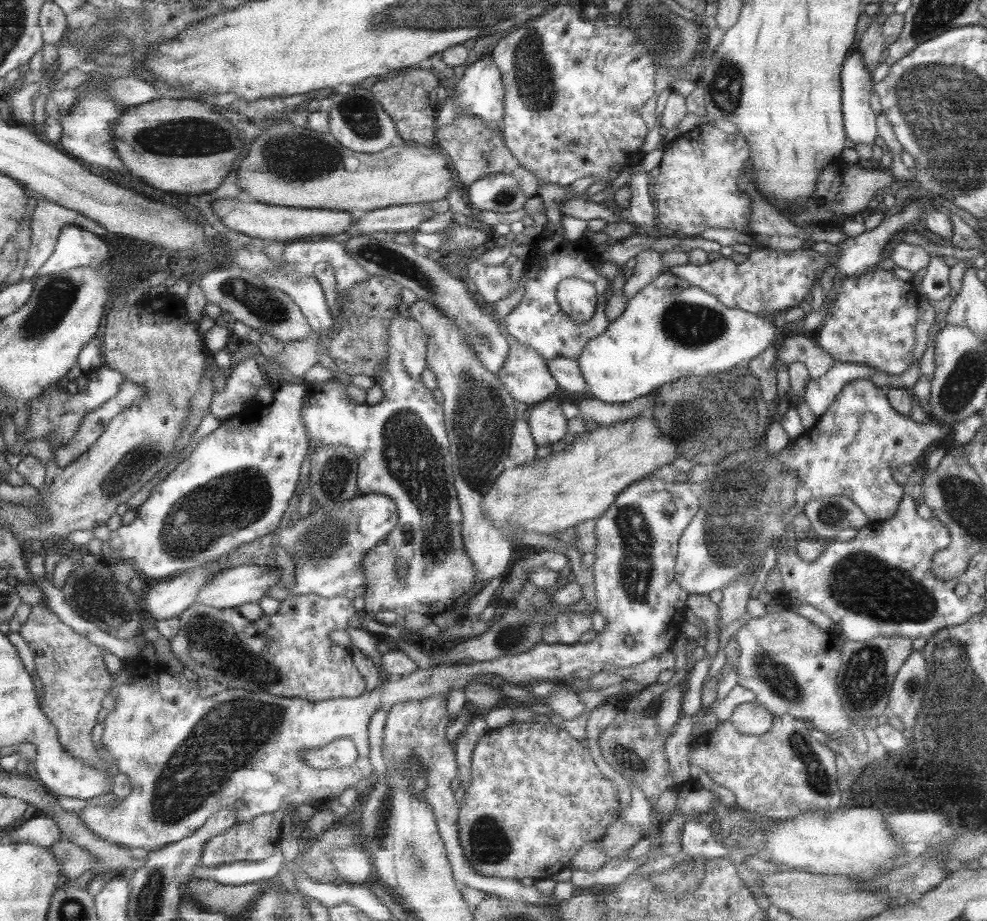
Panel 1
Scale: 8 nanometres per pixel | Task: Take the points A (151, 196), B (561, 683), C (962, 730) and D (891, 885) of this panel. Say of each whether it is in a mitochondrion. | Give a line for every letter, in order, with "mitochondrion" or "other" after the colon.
A: other
B: other
C: mitochondrion
D: other

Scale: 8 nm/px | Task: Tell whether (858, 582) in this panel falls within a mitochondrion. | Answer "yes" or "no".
yes

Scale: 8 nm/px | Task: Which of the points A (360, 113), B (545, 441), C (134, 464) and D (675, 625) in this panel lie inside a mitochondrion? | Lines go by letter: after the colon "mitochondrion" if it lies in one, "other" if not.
A: mitochondrion
B: other
C: mitochondrion
D: other

